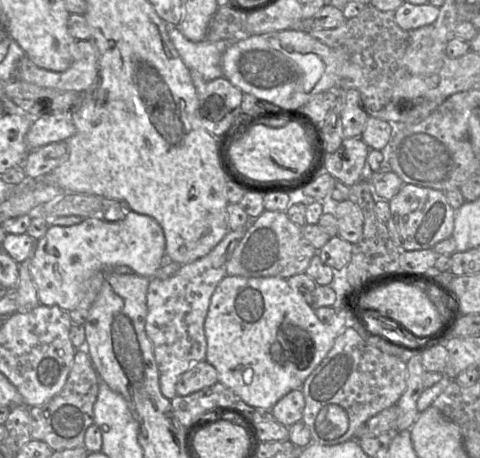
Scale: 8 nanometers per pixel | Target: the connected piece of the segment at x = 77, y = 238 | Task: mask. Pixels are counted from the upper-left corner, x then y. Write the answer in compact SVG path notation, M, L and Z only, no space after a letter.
M129 211L121 219L109 222L100 216L86 218L73 226L50 225L43 237L37 241L37 248L30 264L30 273L37 288L40 305L57 306L70 312L76 309L84 297L84 283L100 270L114 267L128 267L138 276L153 278L166 261L165 234L159 223L148 215Z

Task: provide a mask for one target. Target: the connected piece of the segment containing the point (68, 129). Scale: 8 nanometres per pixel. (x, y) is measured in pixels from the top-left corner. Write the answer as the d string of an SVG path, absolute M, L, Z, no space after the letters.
M71 111L40 116L33 119L26 144L31 151L50 143L68 141L75 132Z

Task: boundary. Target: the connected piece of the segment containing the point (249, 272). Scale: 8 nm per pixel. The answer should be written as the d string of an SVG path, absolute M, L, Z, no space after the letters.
M265 210L247 225L247 232L227 265L227 276L279 277L288 279L305 273L318 251L302 234L302 227L293 223L283 211Z

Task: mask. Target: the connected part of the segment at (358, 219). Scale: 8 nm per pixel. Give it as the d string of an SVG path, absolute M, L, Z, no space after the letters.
M353 200L341 202L320 201L331 210L338 221L338 236L357 246L363 234L364 218L361 209Z

